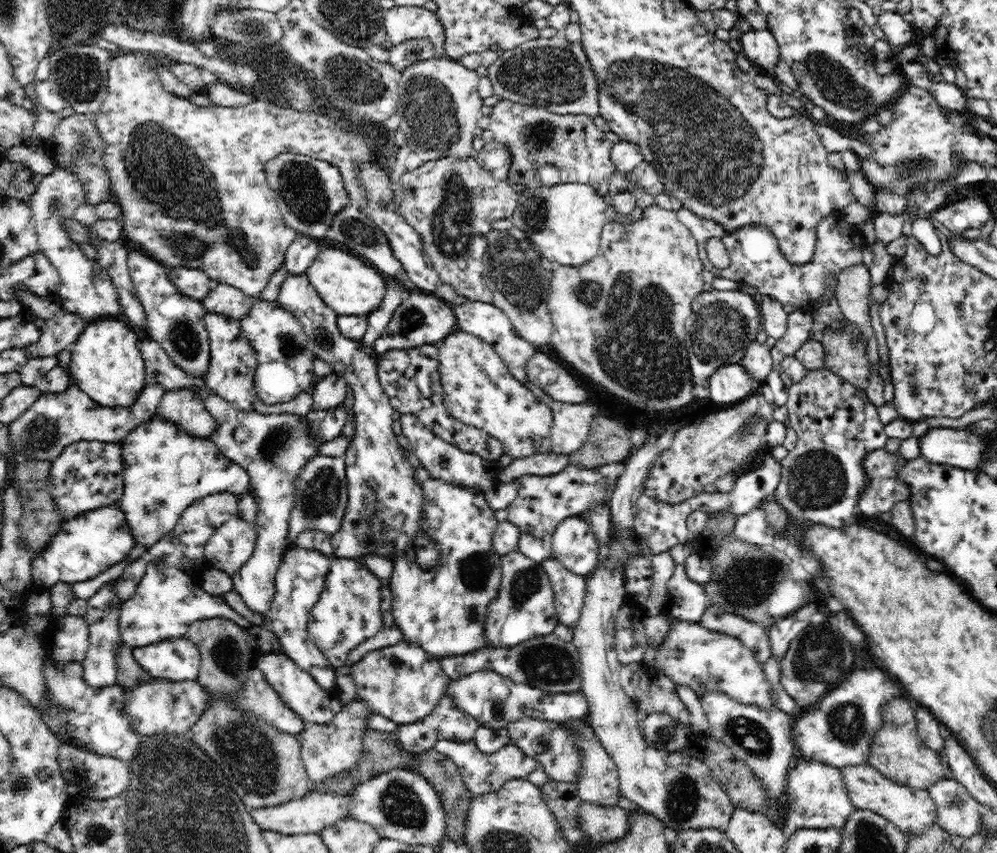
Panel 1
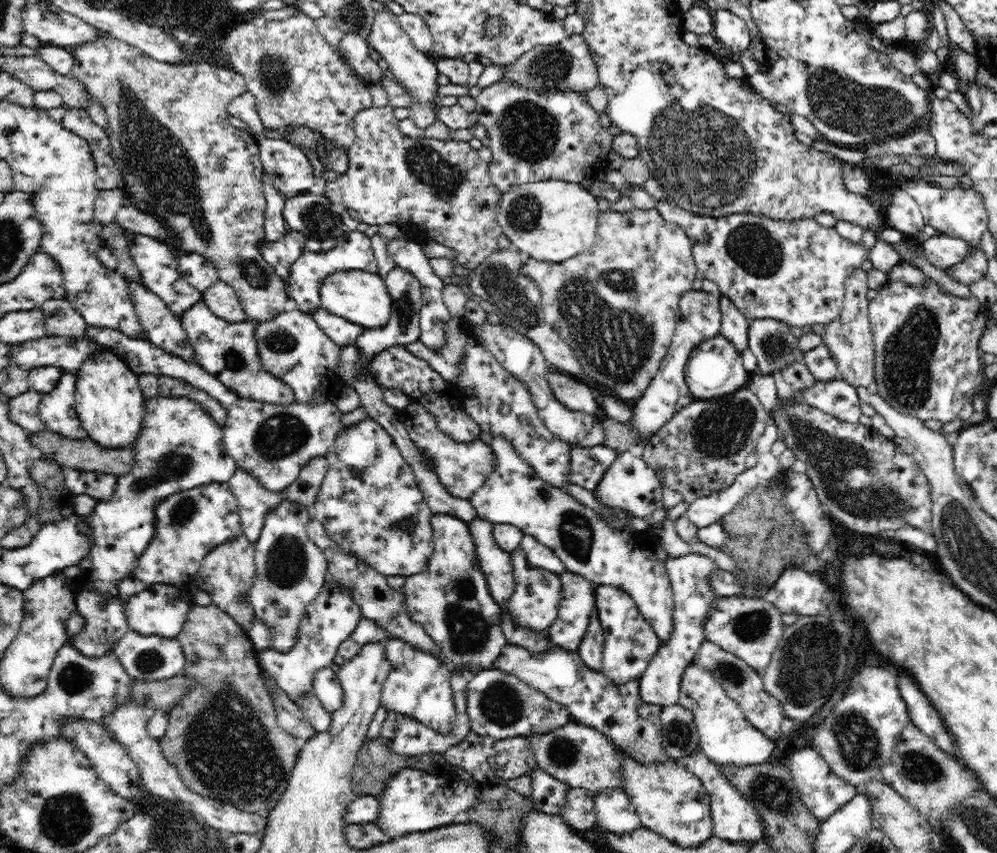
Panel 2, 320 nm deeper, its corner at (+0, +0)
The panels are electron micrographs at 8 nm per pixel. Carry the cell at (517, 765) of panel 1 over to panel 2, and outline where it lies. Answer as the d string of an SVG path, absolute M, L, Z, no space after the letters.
M539 766L529 774L533 787L531 797L538 811L546 814L561 814L562 806L566 804L566 794L569 786L550 776Z

